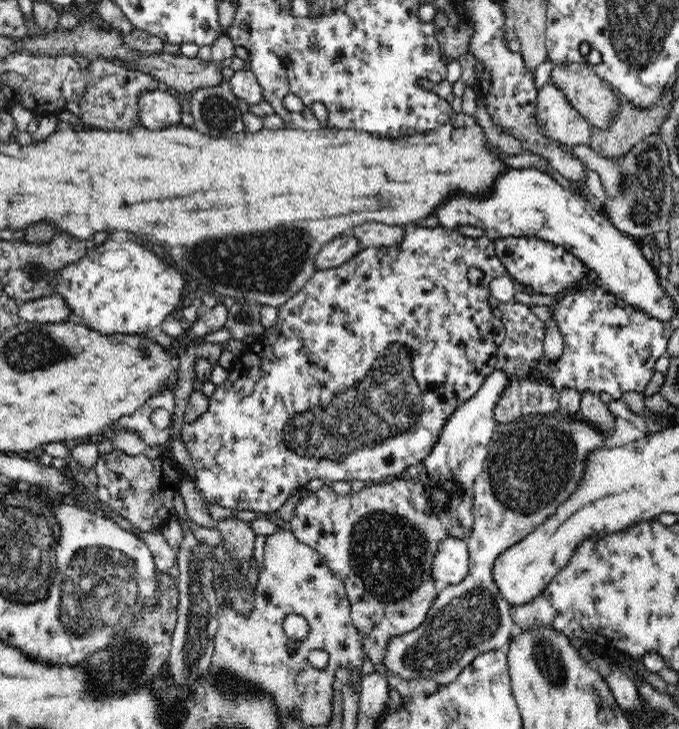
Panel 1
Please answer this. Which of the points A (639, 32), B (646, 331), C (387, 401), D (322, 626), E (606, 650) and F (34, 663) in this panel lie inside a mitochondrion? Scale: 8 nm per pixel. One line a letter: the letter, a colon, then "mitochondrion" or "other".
A: mitochondrion
B: other
C: mitochondrion
D: other
E: other
F: other

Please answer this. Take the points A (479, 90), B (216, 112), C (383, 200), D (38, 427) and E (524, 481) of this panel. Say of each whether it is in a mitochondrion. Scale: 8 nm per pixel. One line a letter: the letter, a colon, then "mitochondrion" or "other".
A: other
B: mitochondrion
C: mitochondrion
D: other
E: mitochondrion

